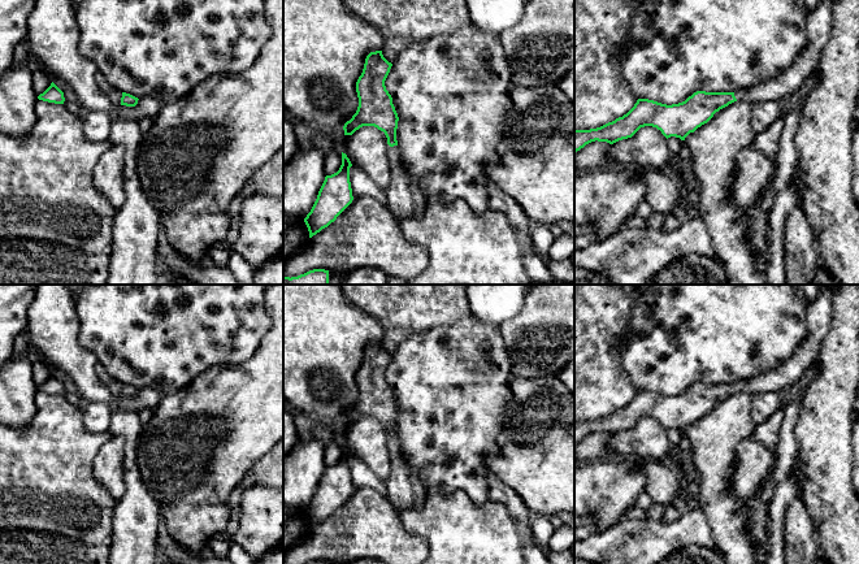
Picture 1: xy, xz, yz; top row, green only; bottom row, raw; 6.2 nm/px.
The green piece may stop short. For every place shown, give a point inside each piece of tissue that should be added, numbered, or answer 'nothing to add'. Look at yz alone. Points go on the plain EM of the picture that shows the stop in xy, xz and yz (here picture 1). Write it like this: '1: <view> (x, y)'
1: yz (819, 313)

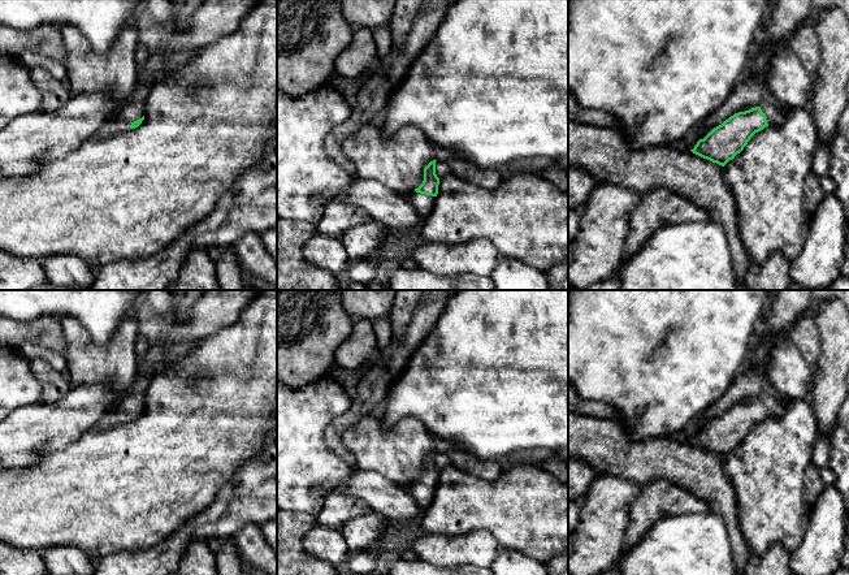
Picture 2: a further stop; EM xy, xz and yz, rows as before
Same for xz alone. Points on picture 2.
1: xz (423, 494)

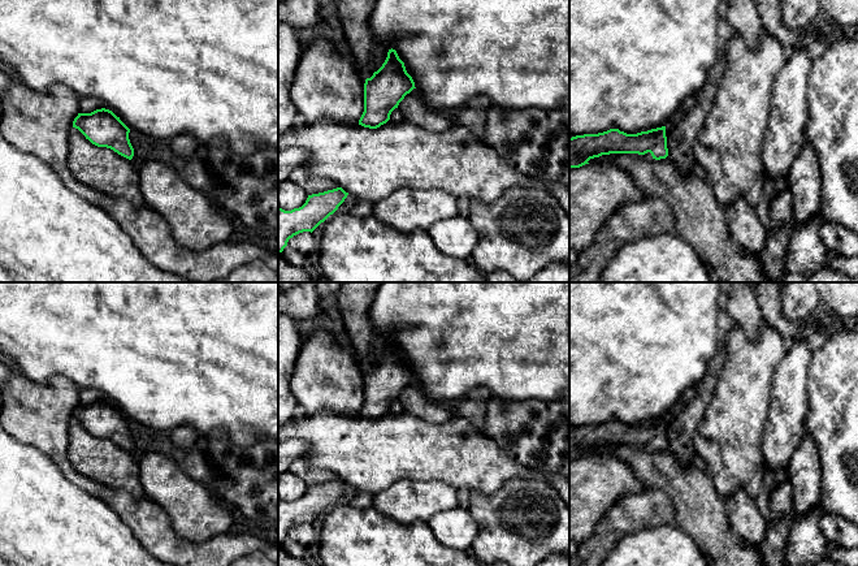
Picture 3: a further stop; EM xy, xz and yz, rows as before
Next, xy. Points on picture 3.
nothing to add

